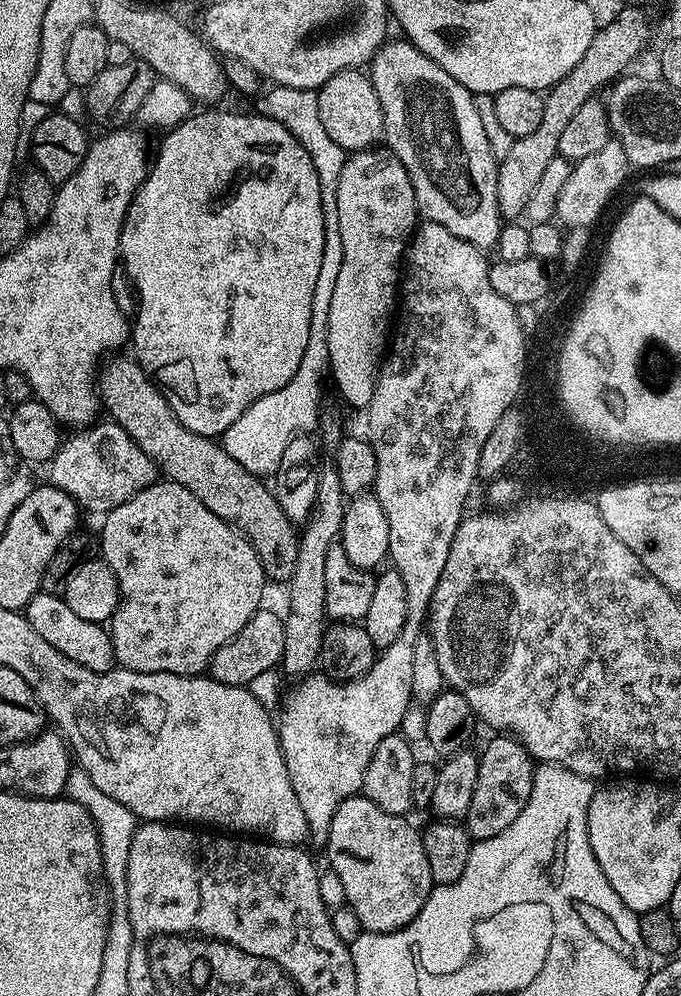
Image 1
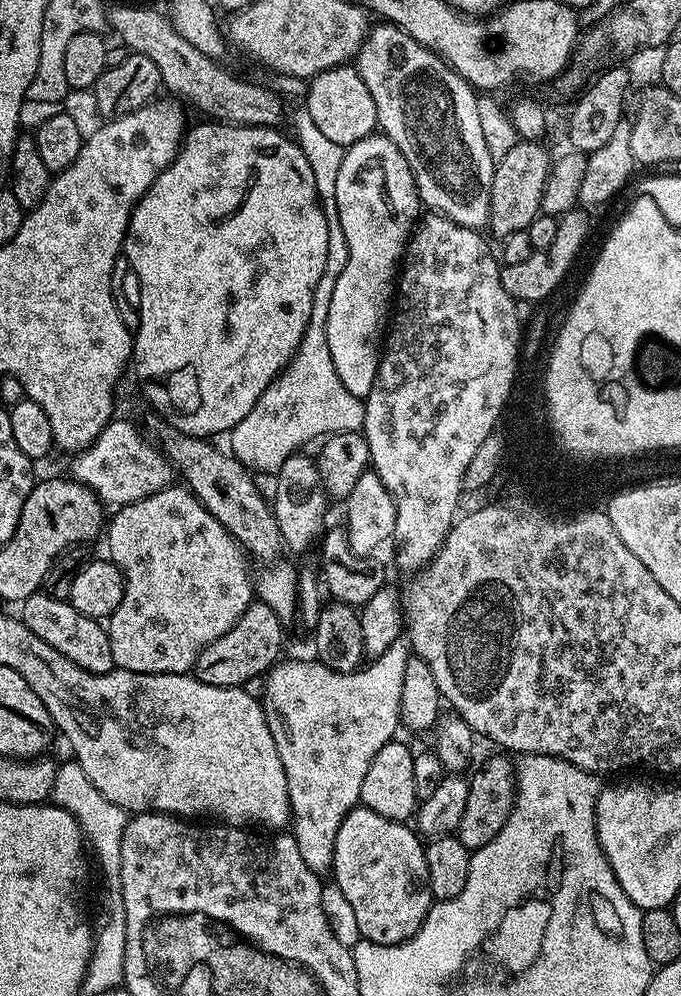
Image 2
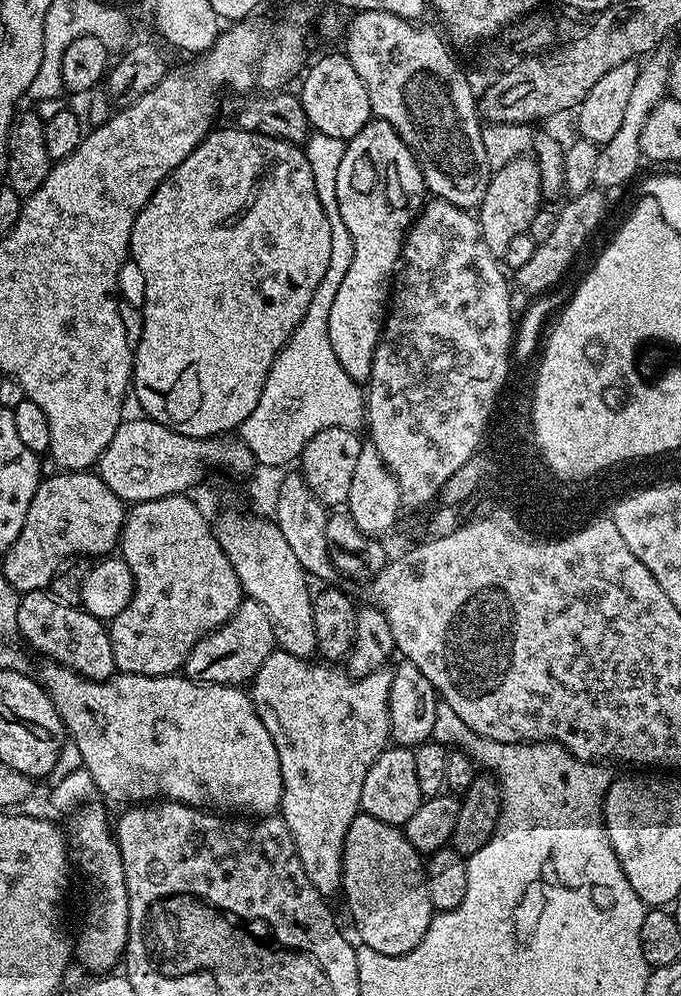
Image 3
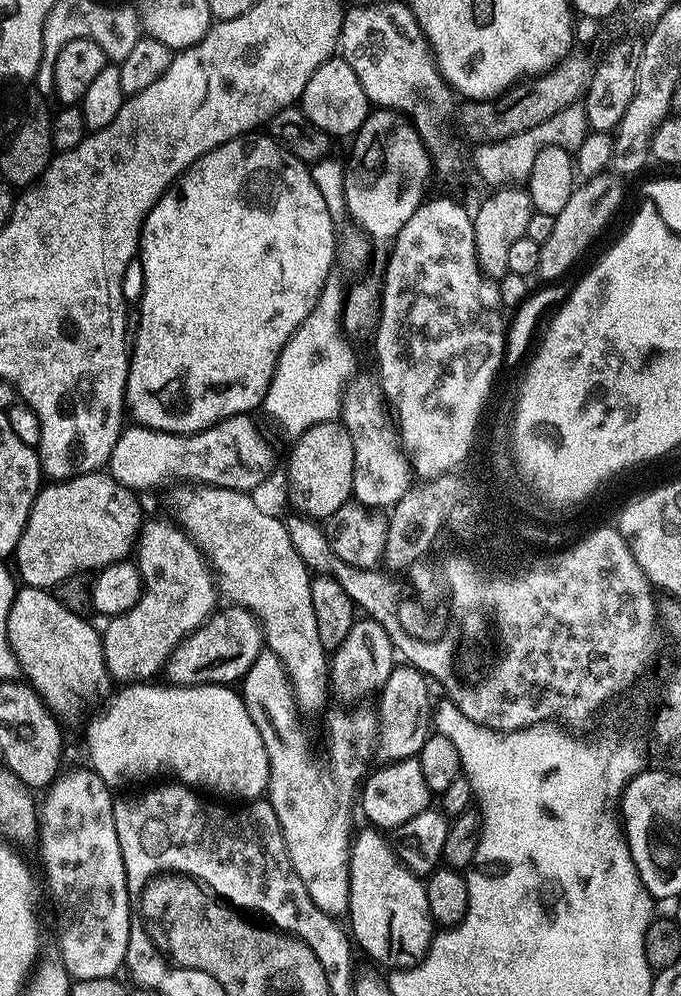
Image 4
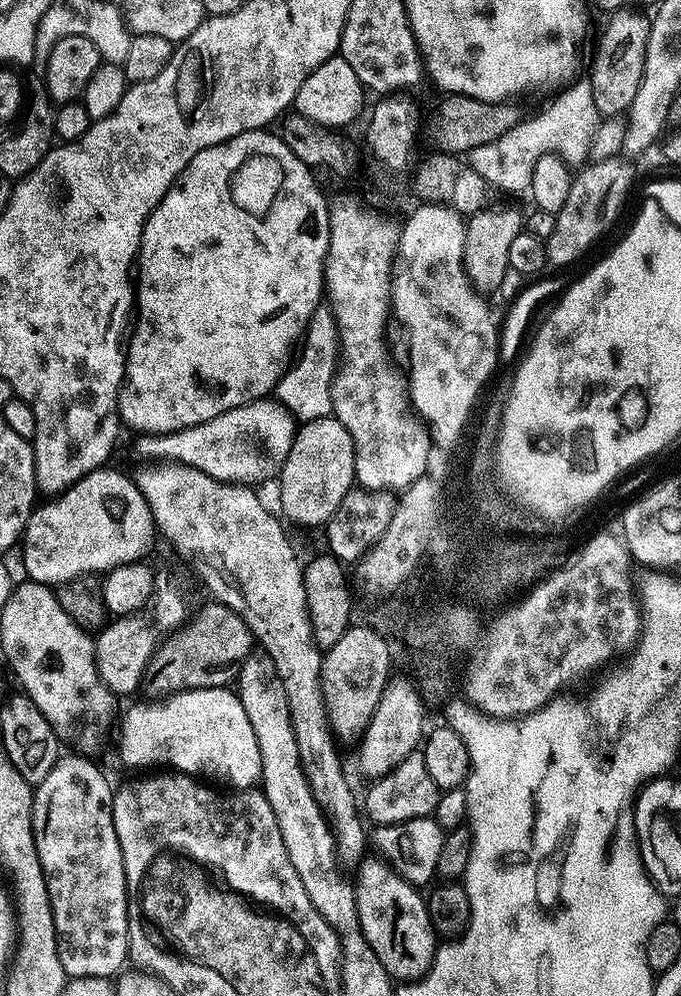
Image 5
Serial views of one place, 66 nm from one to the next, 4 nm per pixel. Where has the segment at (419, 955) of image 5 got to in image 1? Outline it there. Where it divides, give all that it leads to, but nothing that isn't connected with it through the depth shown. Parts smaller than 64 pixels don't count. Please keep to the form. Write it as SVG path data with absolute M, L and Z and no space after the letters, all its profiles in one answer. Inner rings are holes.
M357 794L346 798L334 812L334 822L328 831L328 860L340 879L340 888L356 915L359 926L366 932L393 932L405 928L422 910L434 887L430 874L430 862L426 862L424 838L419 831L408 825L409 821L402 816L386 814L370 798Z

